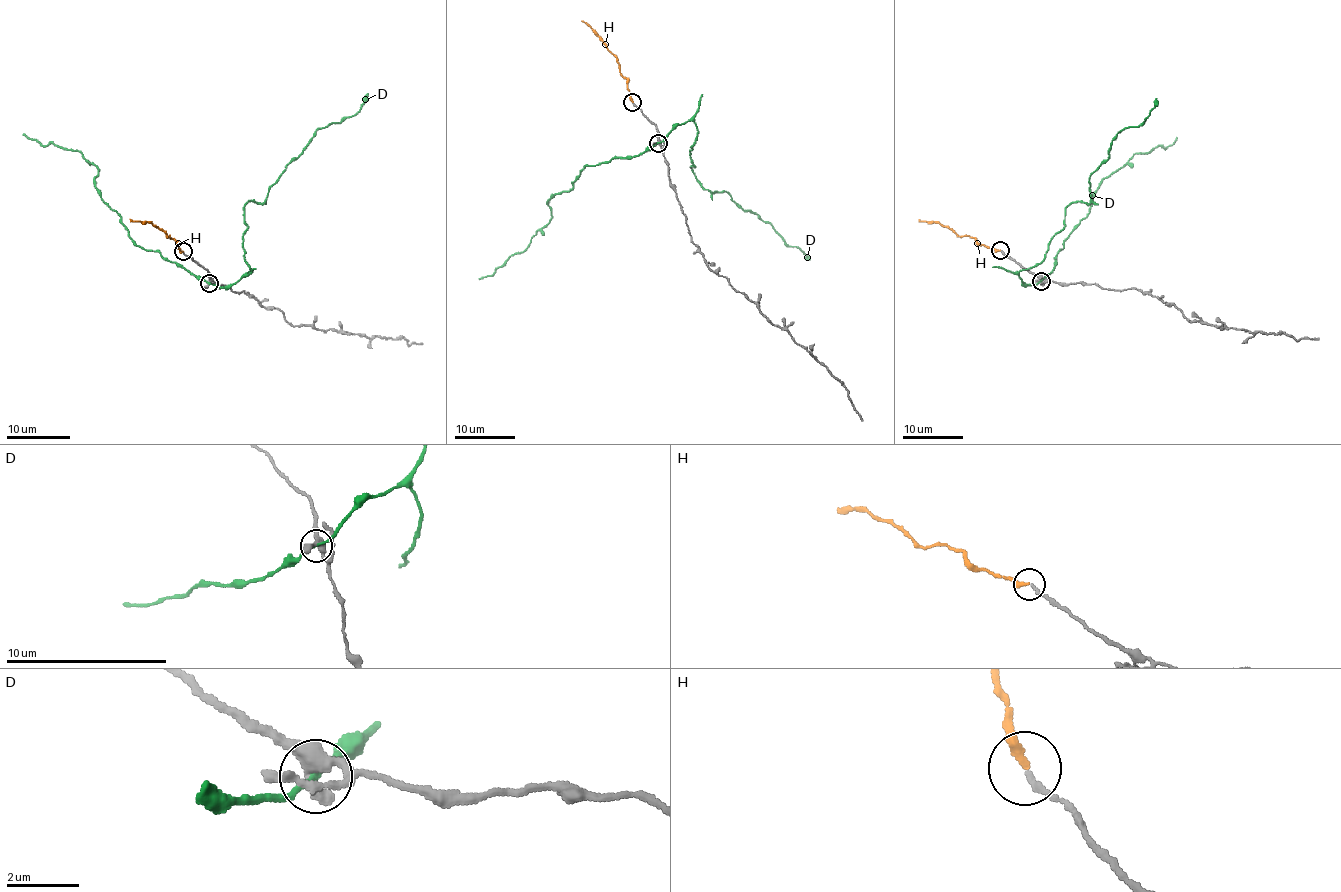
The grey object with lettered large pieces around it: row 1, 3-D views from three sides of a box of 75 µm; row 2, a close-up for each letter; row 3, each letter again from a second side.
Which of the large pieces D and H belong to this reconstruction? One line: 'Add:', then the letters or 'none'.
Add: H

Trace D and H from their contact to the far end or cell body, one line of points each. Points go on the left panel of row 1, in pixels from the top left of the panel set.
D: (209, 283), (226, 287), (250, 271), (242, 239), (249, 201), (264, 201), (314, 133), (353, 116), (367, 93)
H: (182, 252), (169, 236), (152, 223), (130, 219)

